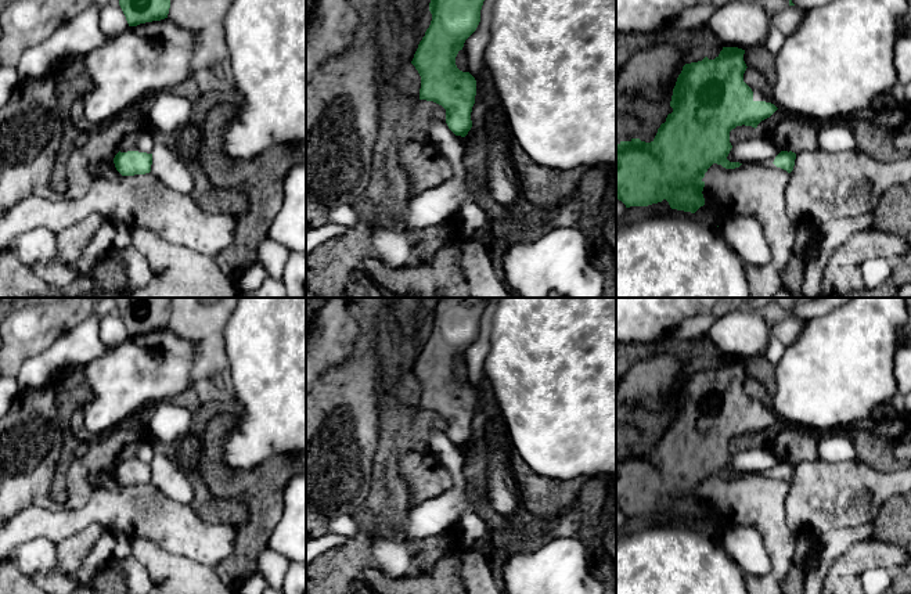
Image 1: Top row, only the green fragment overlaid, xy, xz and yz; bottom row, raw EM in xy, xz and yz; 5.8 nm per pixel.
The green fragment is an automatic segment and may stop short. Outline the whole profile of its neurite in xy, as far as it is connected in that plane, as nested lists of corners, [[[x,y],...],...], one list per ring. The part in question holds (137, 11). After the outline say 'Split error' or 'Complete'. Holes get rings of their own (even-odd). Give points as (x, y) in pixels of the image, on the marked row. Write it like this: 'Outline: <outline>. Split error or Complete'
Outline: [[[119,0],[129,26],[168,18],[170,0]]]. Complete

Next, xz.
Outline: [[[431,0],[432,21],[411,61],[421,76],[420,100],[442,105],[446,109],[449,129],[461,137],[465,137],[472,127],[471,112],[475,104],[476,80],[469,72],[457,68],[456,57],[462,50],[465,40],[476,30],[483,1]]]. Complete

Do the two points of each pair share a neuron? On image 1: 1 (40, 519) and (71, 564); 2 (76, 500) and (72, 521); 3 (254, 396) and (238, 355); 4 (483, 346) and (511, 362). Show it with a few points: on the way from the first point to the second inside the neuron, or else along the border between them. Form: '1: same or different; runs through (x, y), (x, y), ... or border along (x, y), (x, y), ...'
1: different; border along (86, 526), (58, 543)
2: different; border along (89, 500), (82, 507), (61, 507)
3: same; runs through (254, 386), (254, 370), (248, 364)
4: different; border along (489, 337), (489, 353), (485, 360), (483, 375)

